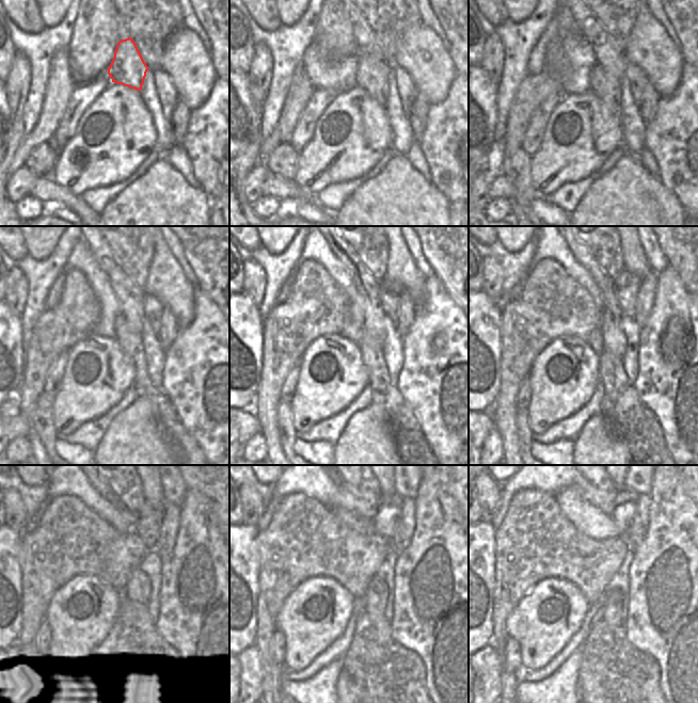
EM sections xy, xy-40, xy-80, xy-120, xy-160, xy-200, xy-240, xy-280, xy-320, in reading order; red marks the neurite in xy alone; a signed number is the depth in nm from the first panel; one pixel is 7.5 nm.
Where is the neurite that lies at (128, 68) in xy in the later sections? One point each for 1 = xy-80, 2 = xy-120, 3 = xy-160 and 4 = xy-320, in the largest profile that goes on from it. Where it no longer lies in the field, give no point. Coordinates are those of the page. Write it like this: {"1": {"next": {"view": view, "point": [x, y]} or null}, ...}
{"1": {"next": {"view": "xy-80", "point": [606, 88]}}, "2": {"next": {"view": "xy-120", "point": [130, 342]}}, "3": {"next": {"view": "xy-160", "point": [410, 443]}}, "4": {"next": {"view": "xy-320", "point": [617, 682]}}}

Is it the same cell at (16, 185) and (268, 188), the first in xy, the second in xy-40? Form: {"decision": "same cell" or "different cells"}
{"decision": "different cells"}

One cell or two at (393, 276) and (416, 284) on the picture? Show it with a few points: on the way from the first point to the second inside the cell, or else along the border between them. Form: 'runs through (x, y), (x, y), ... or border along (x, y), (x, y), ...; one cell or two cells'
runs through (398, 276), (403, 276), (411, 282); one cell

